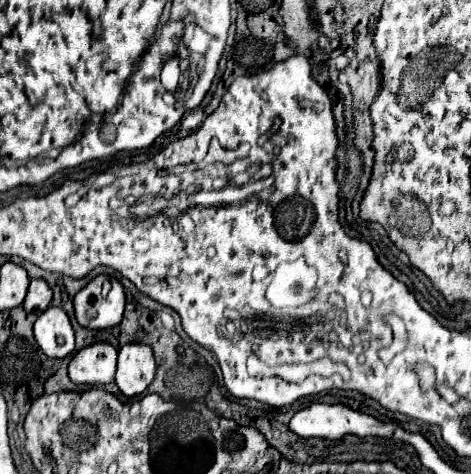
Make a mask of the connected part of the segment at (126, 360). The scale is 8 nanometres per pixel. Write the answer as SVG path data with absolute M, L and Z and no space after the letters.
M128 343L118 353L116 385L124 397L136 397L148 389L154 381L154 355L148 345Z

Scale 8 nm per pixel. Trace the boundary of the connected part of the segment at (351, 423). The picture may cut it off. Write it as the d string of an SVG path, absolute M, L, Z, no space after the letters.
M312 403L310 407L298 411L288 423L288 429L302 439L318 437L318 439L330 439L330 441L340 441L346 435L356 435L361 438L368 436L392 437L396 426L398 425L394 422L379 421L371 415L354 411L344 405L326 405L326 403Z

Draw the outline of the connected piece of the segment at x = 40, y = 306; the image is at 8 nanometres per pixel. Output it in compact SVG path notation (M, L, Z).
M34 279L34 281L30 281L28 295L26 295L22 307L26 313L38 313L40 315L44 309L48 309L50 301L52 301L52 291L50 291L48 283L44 279Z

